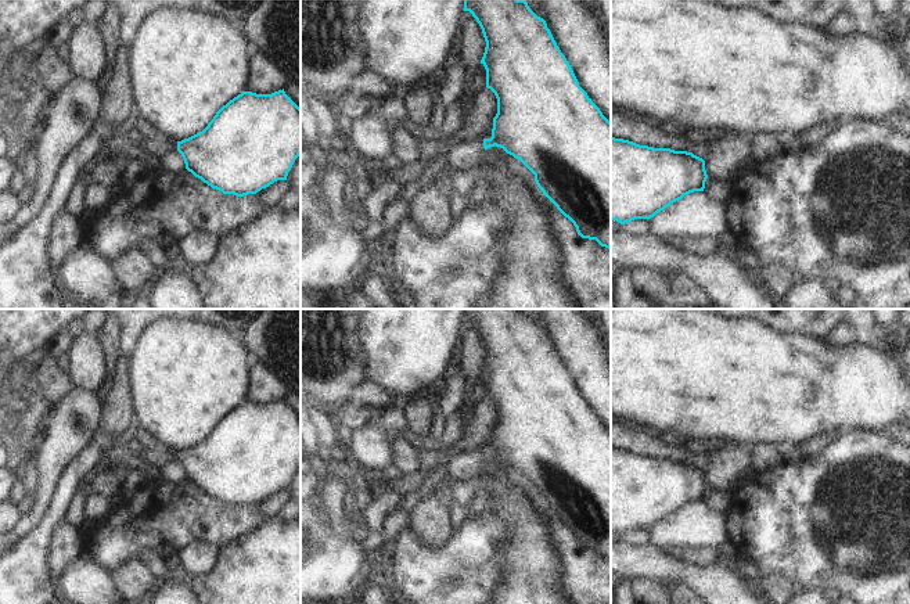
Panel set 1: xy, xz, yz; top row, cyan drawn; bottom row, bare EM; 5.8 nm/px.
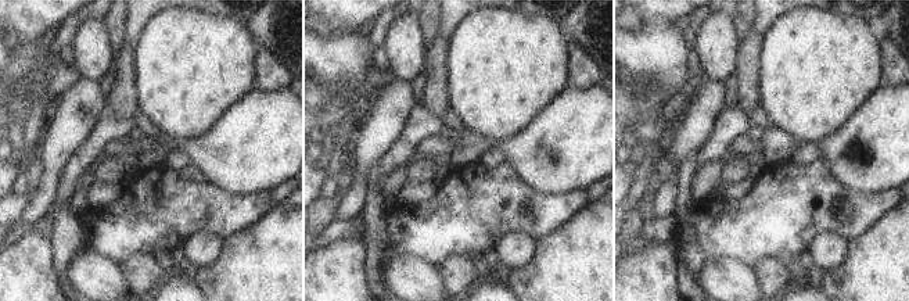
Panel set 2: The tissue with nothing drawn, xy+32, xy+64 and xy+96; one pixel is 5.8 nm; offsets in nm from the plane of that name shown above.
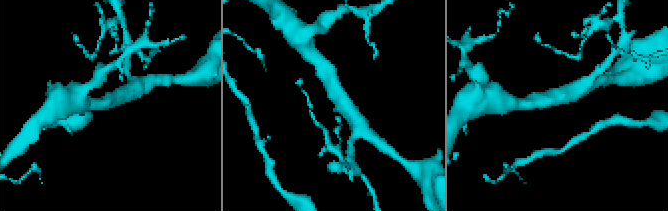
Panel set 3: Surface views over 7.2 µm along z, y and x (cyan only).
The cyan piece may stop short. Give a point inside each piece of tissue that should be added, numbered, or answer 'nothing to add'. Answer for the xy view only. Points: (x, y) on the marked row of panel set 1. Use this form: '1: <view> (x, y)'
nothing to add

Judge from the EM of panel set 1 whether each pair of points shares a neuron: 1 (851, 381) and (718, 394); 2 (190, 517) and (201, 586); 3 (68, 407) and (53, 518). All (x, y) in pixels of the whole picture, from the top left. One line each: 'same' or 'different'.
1: same
2: different
3: different

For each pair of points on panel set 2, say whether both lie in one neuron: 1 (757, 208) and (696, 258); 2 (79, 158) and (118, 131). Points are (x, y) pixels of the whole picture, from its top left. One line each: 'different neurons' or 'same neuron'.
1: same neuron
2: same neuron

